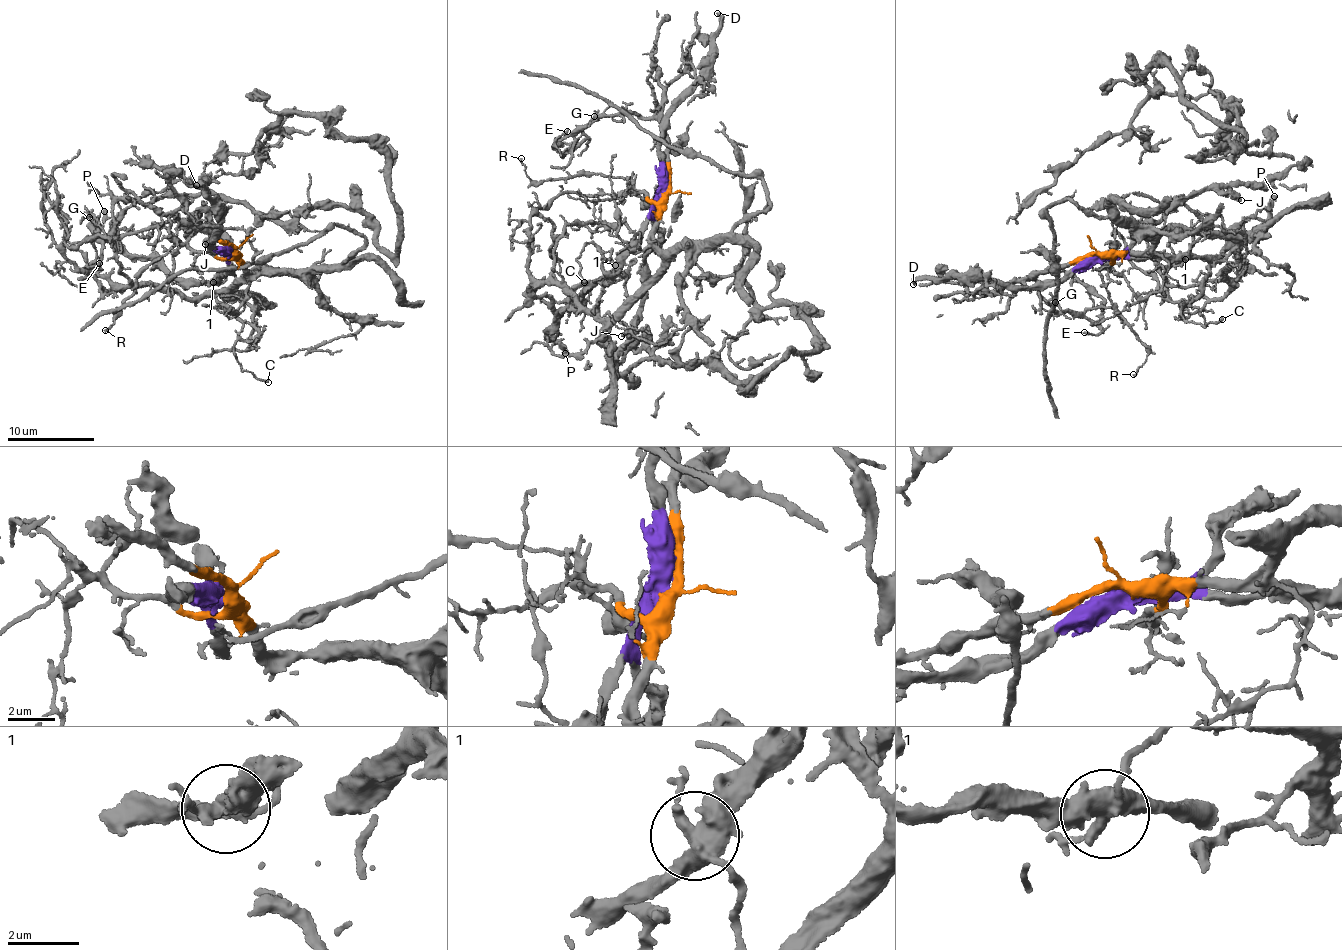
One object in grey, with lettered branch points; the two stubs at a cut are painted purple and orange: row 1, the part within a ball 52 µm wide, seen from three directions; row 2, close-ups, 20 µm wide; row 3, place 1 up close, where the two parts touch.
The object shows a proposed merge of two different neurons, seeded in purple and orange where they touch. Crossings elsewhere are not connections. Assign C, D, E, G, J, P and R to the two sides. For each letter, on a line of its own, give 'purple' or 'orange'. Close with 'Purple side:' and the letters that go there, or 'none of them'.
C: orange
D: purple
E: orange
G: orange
J: purple
P: purple
R: orange
Purple side: D, J, P

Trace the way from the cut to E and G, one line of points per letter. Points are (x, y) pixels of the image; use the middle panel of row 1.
E: (666, 192), (669, 136), (657, 119), (644, 121), (632, 113), (609, 115), (574, 129), (555, 143), (567, 130)
G: (666, 192), (669, 166), (665, 126), (657, 119), (644, 121), (632, 113), (594, 116)

